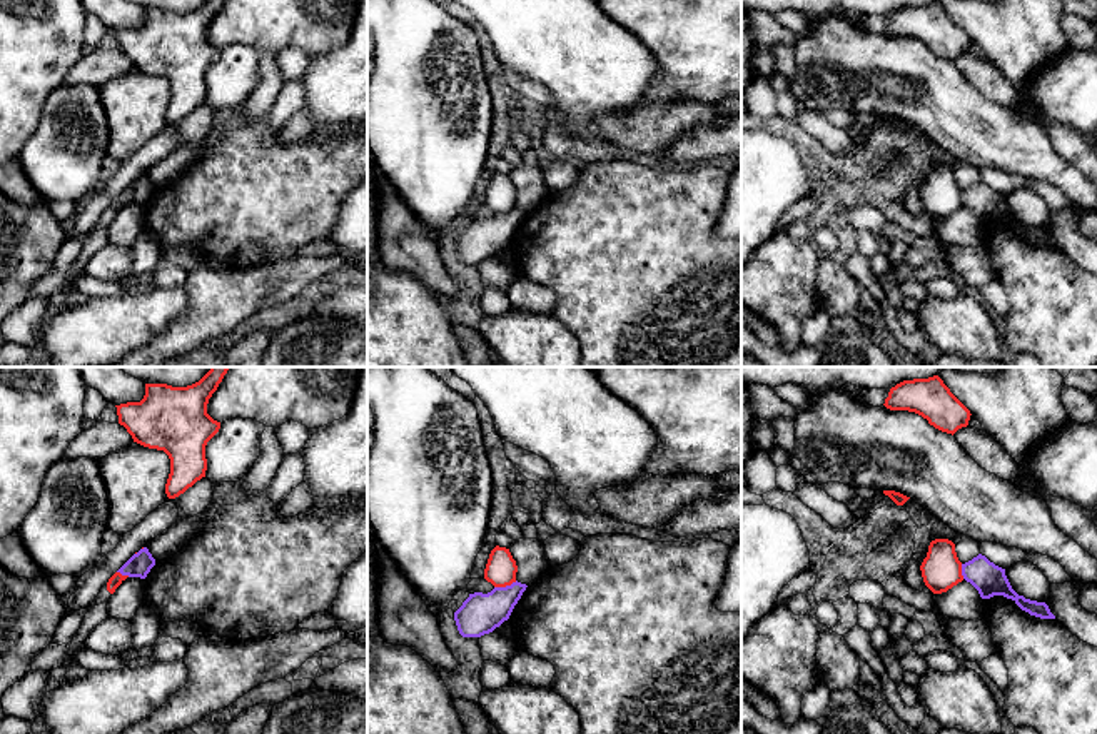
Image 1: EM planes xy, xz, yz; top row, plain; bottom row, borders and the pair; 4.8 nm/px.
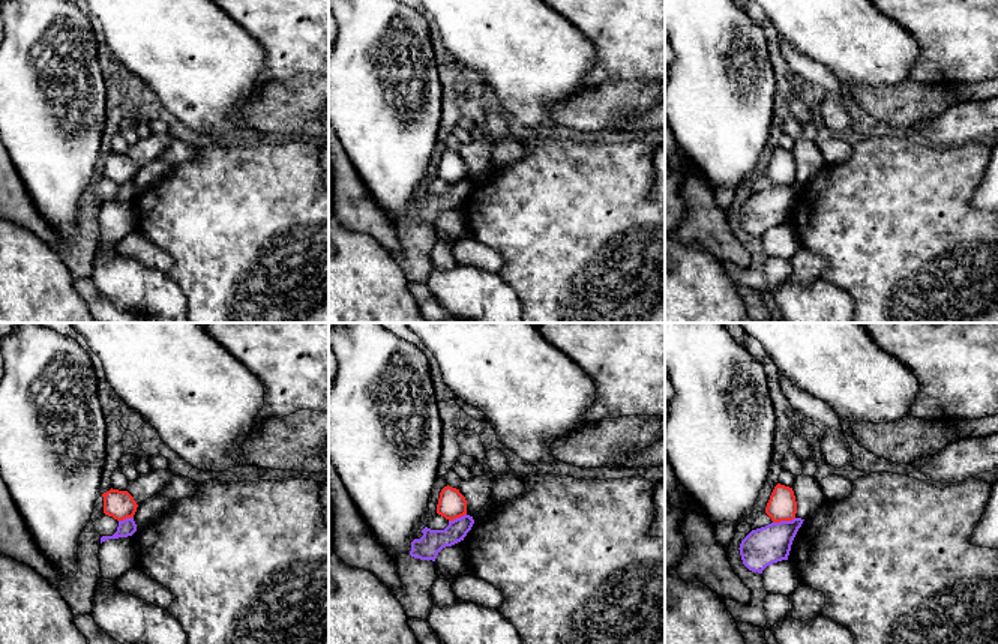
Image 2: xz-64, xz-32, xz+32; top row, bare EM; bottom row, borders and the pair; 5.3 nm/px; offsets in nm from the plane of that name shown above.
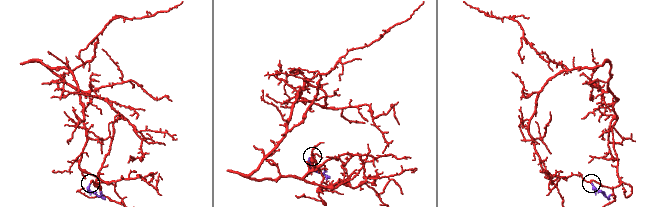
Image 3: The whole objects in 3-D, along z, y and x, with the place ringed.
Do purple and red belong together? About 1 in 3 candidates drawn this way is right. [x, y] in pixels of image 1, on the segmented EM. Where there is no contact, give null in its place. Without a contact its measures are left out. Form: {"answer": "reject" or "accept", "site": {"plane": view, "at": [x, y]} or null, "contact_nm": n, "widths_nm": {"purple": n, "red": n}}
{"answer": "reject", "site": {"plane": "xz", "at": [506, 586]}, "contact_nm": 120, "widths_nm": {"purple": 200, "red": 150}}

